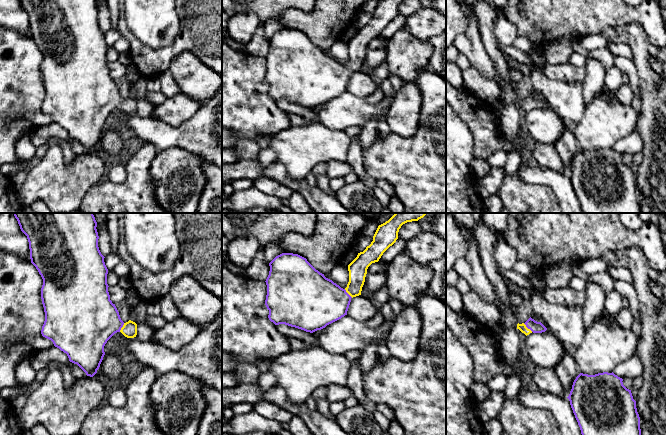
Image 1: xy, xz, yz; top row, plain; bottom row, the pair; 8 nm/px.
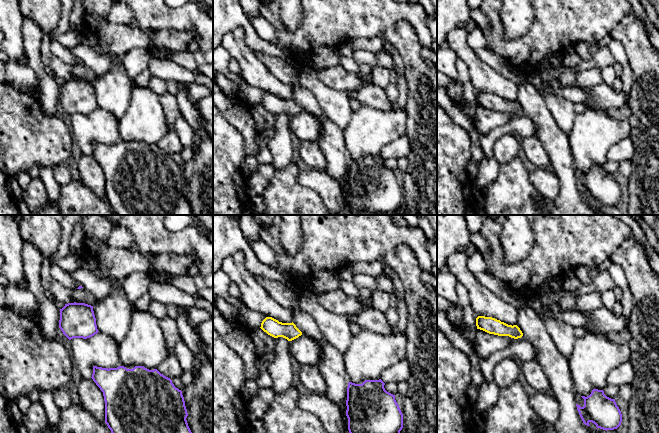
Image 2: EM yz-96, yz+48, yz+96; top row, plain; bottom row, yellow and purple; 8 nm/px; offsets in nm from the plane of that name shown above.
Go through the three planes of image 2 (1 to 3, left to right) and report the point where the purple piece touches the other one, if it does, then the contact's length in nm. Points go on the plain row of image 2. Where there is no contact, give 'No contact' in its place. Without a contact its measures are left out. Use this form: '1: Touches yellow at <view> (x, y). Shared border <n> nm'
1: No contact
2: No contact
3: No contact

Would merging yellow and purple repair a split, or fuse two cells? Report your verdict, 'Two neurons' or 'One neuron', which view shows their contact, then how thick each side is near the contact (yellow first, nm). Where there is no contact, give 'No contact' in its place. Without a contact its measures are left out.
One neuron. Touches yellow in yz. Thickness 70 nm (yellow) against 100 nm

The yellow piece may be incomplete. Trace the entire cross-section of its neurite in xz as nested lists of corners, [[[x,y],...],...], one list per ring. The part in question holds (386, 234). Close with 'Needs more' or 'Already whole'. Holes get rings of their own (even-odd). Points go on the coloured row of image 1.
[[[395,213],[388,221],[379,225],[371,244],[348,265],[349,282],[345,289],[326,278],[298,254],[282,253],[276,256],[269,263],[270,271],[265,281],[265,305],[269,310],[269,320],[275,325],[285,324],[313,333],[347,315],[351,299],[361,295],[368,267],[378,262],[383,253],[396,242],[403,224],[418,221],[425,215],[426,213]]]. Needs more

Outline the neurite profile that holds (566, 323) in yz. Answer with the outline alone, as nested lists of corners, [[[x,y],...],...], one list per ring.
[[[535,290],[529,302],[532,313],[541,317],[548,329],[573,350],[578,348],[585,336],[583,308],[553,304],[543,297],[543,292]]]

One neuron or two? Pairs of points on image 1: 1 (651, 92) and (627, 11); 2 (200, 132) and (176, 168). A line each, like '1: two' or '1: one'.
1: two
2: two

